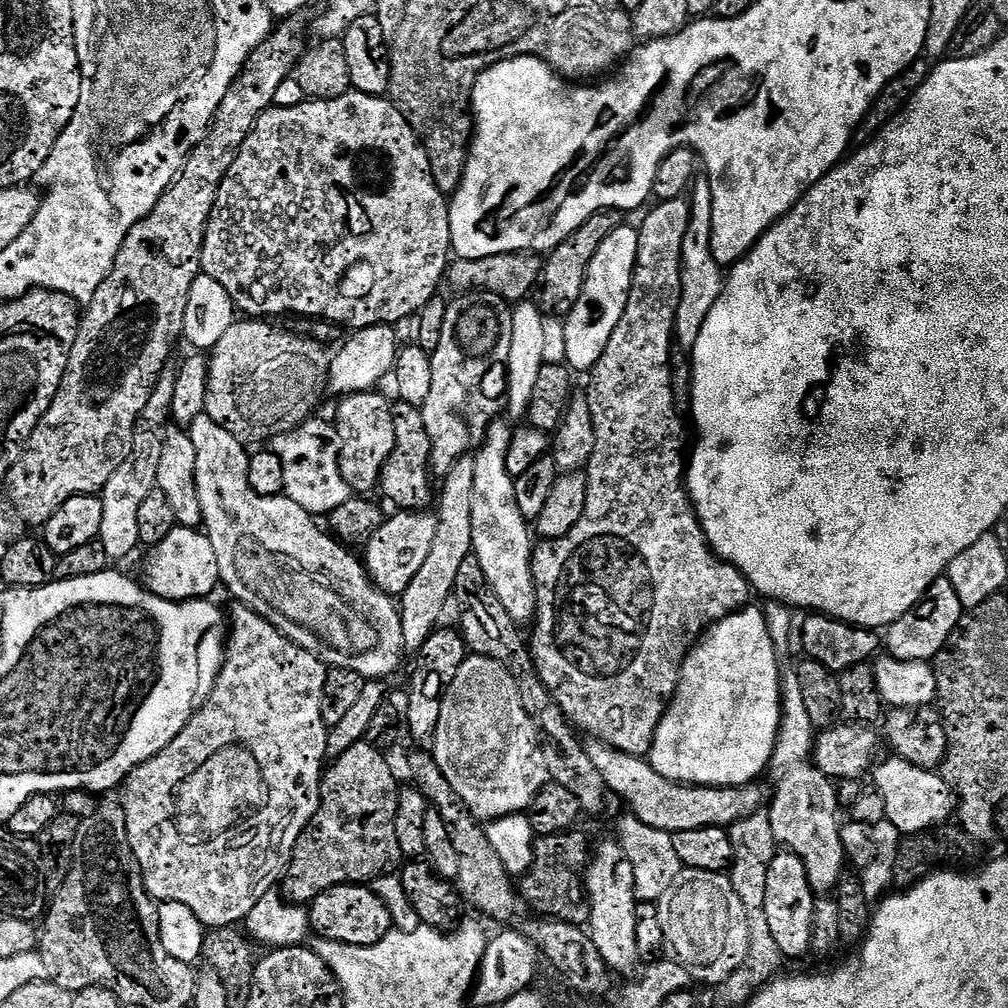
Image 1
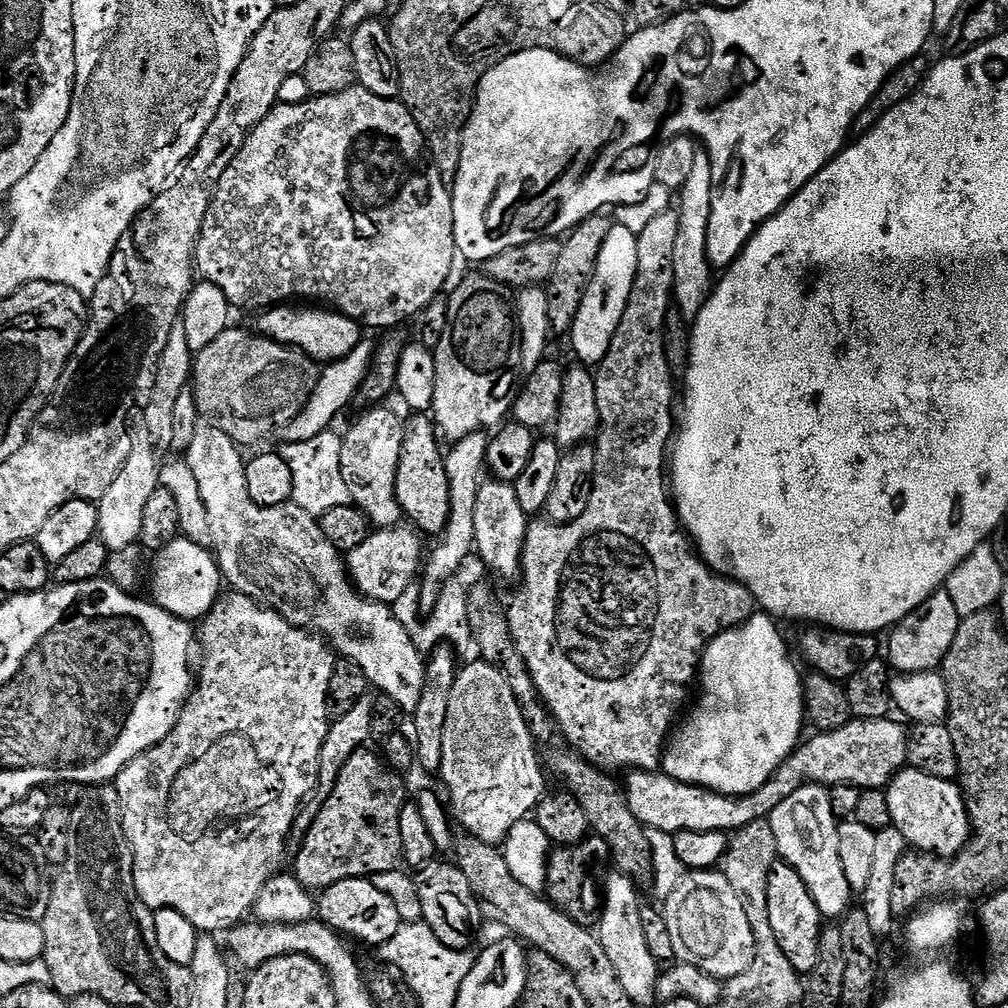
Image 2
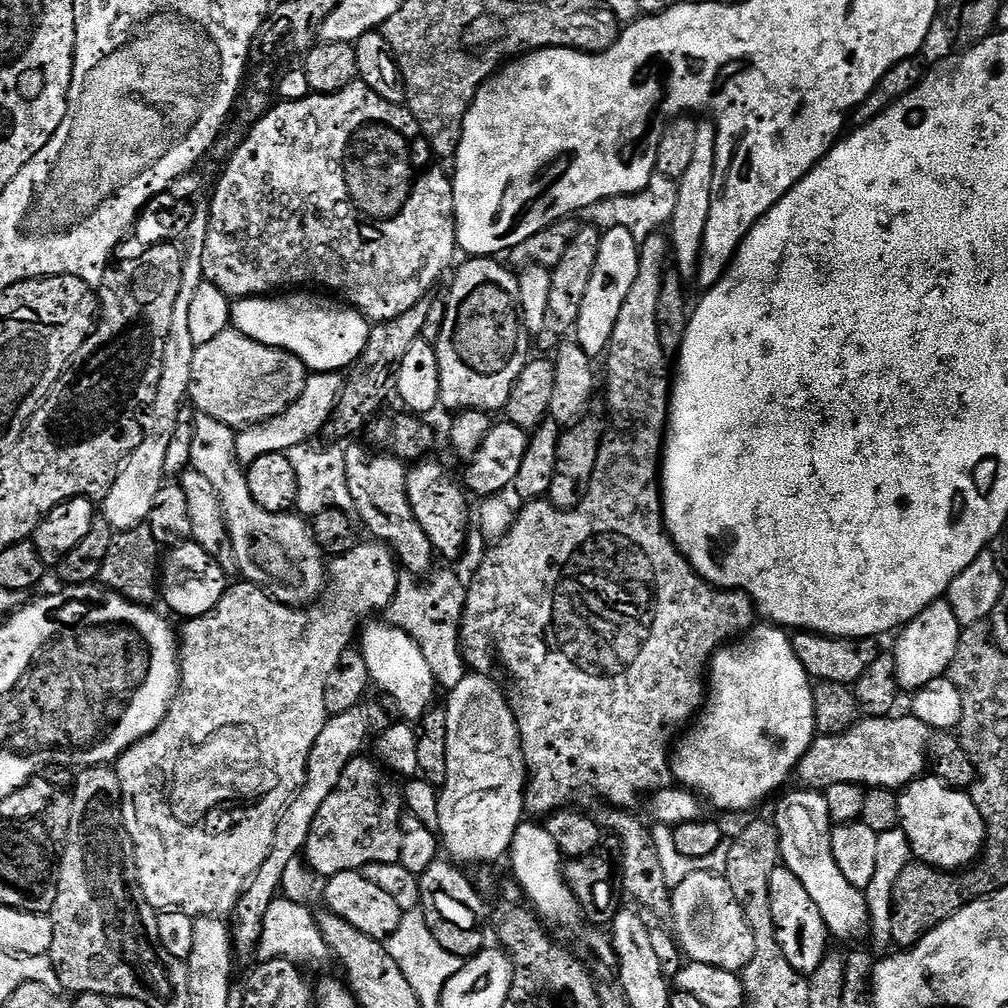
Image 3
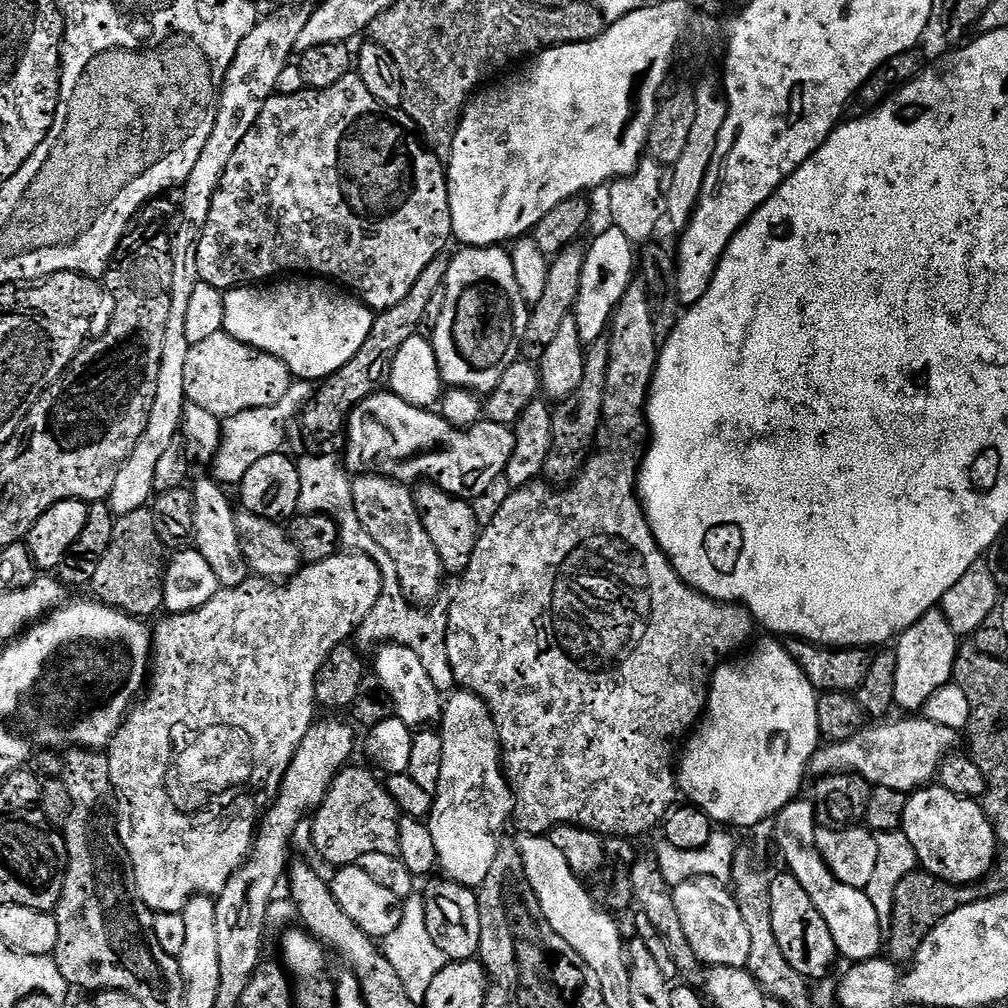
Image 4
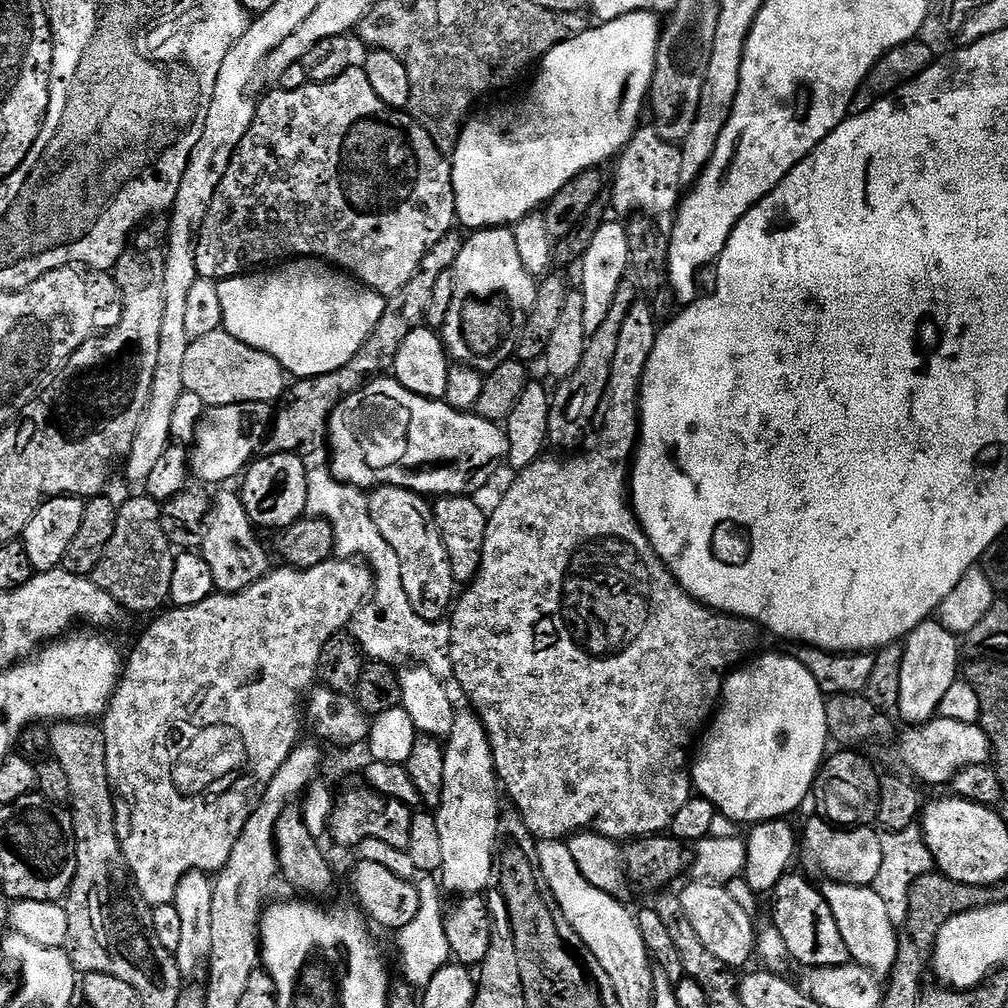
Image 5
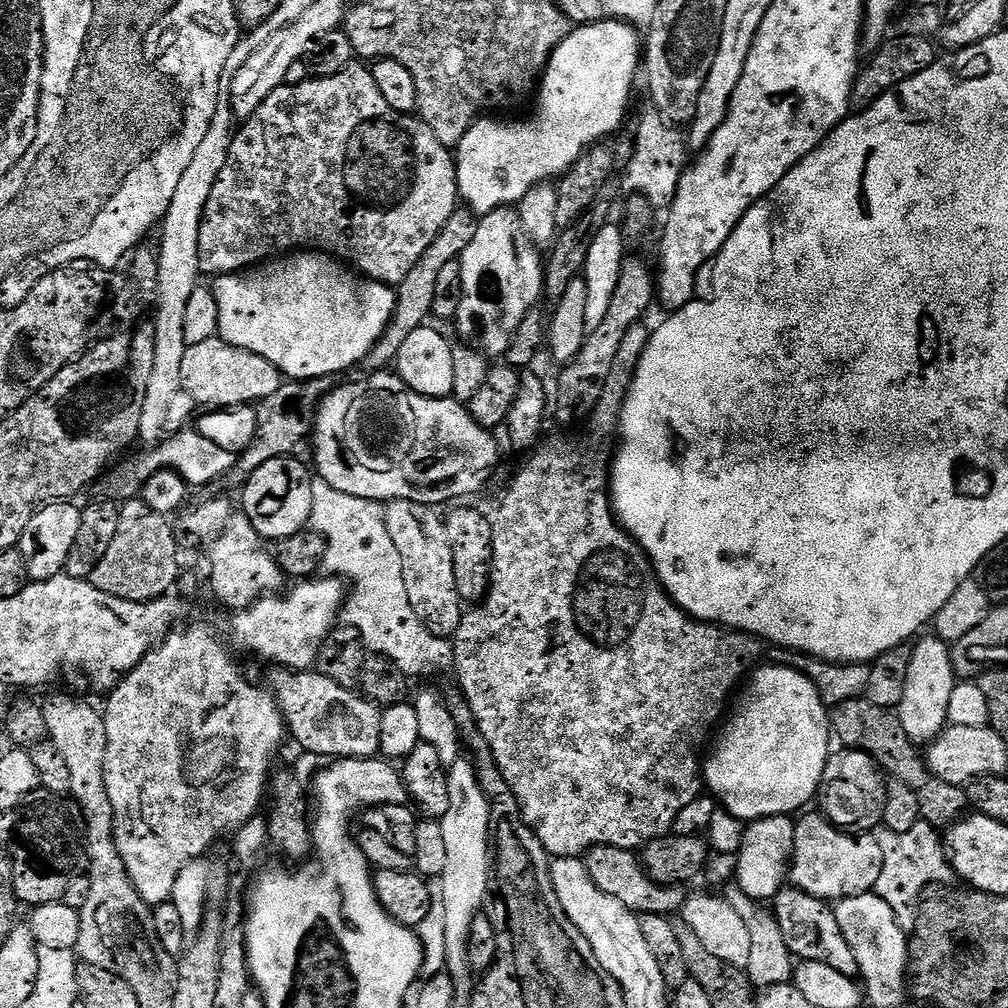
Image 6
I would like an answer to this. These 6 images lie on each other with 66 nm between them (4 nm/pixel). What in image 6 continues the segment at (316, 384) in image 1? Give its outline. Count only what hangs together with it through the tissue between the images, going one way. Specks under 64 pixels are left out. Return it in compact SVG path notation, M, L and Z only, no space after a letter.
M219 335L211 336L206 342L189 344L186 358L182 358L181 389L187 392L197 405L208 404L204 406L212 410L255 405L261 400L270 398L270 394L274 394L274 390L278 390L281 383L282 374L270 362L266 362L266 358L250 350L230 346L230 342L221 340Z

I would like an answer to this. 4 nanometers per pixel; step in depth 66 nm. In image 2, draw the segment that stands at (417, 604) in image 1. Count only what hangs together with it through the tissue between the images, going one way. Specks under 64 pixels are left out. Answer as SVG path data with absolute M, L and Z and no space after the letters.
M487 431L474 432L455 441L452 449L447 449L444 457L444 469L446 478L450 484L450 518L446 522L444 531L440 533L435 541L436 549L427 553L426 563L422 568L422 580L424 585L420 588L420 604L424 610L431 610L438 602L439 592L448 579L455 577L463 566L464 559L473 555L476 535L474 534L474 502L478 502L478 490L482 483L482 477L486 472L486 461L488 459L488 441L490 439Z

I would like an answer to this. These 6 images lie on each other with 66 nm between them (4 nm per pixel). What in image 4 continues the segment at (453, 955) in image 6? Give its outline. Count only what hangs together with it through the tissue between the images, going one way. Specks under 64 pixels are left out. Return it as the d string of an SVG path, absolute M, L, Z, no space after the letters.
M467 690L453 691L443 705L442 723L438 731L442 738L442 778L440 790L435 793L432 802L432 815L427 817L426 823L430 834L434 834L434 847L440 855L439 871L454 883L476 890L484 883L486 874L490 874L490 866L494 866L494 858L502 843L500 835L508 820L510 824L513 819L514 789L502 763L496 722L481 696Z

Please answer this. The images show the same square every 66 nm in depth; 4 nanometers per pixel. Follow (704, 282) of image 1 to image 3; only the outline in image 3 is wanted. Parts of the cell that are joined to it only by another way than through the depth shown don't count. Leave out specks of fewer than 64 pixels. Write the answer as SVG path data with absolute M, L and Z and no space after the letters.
M697 123L698 138L694 145L694 155L686 174L675 185L677 206L674 207L670 221L670 256L676 260L676 268L680 271L679 279L687 282L698 272L700 250L704 245L706 234L706 218L710 218L710 202L712 201L712 187L714 186L714 162L716 161L716 125L715 123Z

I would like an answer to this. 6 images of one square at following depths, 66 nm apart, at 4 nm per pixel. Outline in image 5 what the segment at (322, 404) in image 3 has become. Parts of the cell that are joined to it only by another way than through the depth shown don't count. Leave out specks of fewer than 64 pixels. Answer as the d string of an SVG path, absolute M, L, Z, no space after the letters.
M238 403L213 411L208 429L198 436L196 452L189 455L191 475L208 484L220 484L241 475L259 453L274 418L272 404Z

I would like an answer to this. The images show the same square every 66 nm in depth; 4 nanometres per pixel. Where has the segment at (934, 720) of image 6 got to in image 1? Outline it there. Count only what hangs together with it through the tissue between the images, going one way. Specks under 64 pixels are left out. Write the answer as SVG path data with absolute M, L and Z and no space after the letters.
M946 578L933 582L926 594L902 618L898 618L886 629L887 655L899 660L935 661L937 654L946 646L950 634L964 617L965 608L958 602L958 593Z

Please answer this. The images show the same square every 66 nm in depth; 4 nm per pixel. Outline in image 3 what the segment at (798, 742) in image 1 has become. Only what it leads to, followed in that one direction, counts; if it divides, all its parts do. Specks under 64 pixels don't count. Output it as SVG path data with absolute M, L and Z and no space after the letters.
M796 790L792 792L780 804L780 809L776 812L774 823L776 833L780 836L780 858L783 867L790 869L794 878L806 886L806 894L814 898L814 906L822 914L826 922L829 933L840 940L852 940L855 936L860 936L863 932L867 933L870 928L868 918L868 903L861 889L855 888L846 880L839 869L838 862L835 861L834 854L831 852L831 831L834 827L827 812L827 798L825 793L820 790Z

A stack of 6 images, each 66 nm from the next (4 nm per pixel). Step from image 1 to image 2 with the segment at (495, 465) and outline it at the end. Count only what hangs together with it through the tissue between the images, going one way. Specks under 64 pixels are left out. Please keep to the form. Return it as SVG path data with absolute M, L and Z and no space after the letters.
M495 478L481 483L478 490L478 502L474 502L475 551L480 552L484 564L502 579L508 580L521 571L520 555L524 553L524 539L530 523L529 513L518 506L518 494L511 483Z

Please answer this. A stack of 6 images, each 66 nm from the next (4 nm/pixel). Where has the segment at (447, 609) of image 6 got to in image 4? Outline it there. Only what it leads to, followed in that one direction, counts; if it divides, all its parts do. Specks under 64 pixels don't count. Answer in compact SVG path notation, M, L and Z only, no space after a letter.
M372 473L357 475L351 485L360 525L395 560L403 591L417 605L436 599L442 590L443 580L446 580L446 573L434 541L425 528L423 513L417 510L411 487L403 481Z

